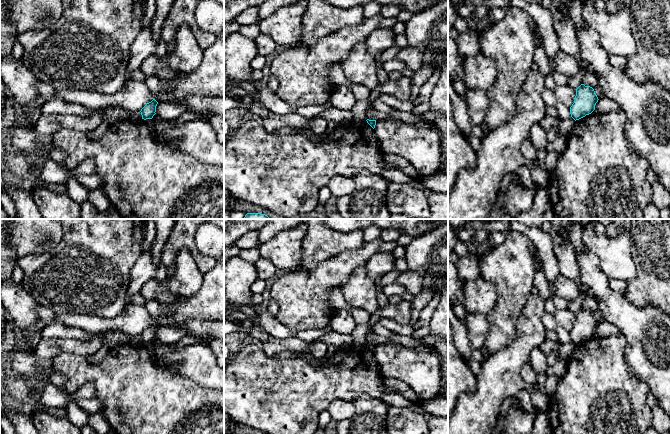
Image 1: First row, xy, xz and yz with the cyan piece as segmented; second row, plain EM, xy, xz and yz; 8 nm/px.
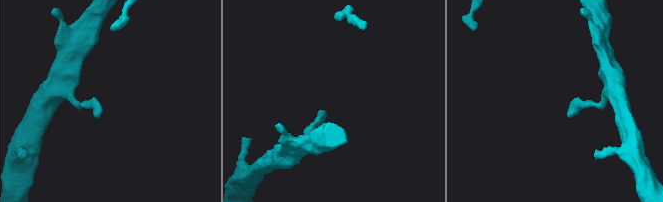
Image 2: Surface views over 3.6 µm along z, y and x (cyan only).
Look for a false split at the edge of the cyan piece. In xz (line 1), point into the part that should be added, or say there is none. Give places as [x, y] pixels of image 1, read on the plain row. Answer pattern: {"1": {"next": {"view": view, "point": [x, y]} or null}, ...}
{"1": {"next": null}}

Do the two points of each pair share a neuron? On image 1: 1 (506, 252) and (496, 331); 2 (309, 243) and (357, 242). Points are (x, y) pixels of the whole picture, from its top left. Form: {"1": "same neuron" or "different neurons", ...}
{"1": "same neuron", "2": "same neuron"}

